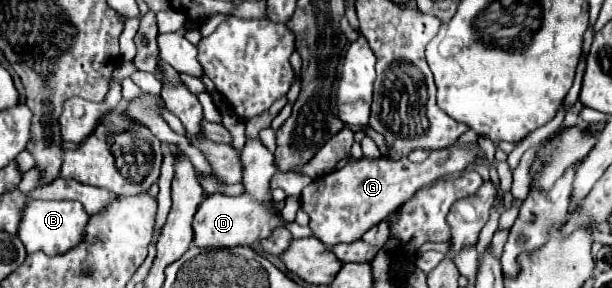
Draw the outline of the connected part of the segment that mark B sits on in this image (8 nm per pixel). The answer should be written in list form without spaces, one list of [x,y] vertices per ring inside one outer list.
[[[26,200],[26,208],[22,208],[18,238],[26,246],[26,252],[44,250],[46,254],[62,254],[70,250],[74,244],[82,242],[84,226],[88,222],[88,214],[78,202],[70,200]]]

